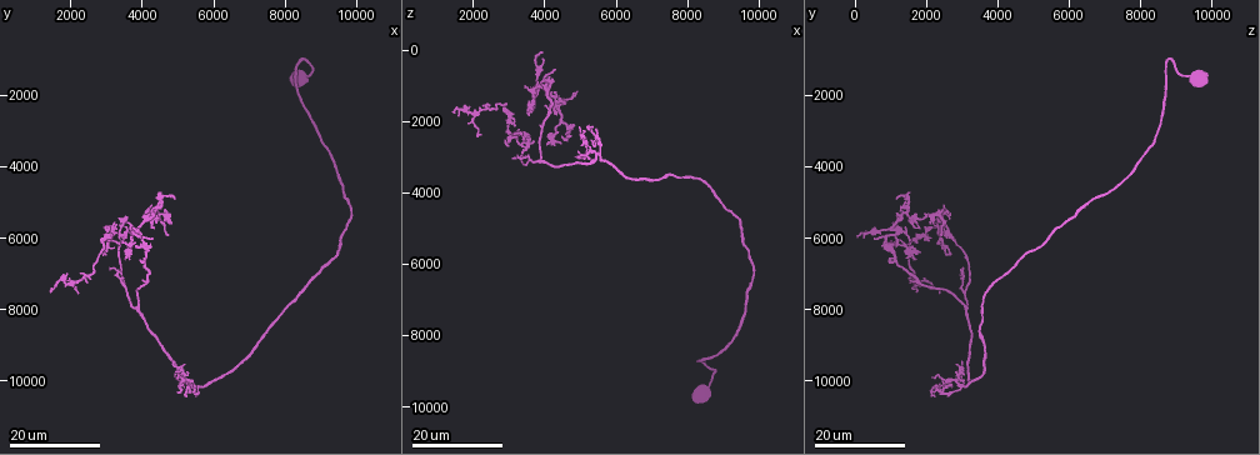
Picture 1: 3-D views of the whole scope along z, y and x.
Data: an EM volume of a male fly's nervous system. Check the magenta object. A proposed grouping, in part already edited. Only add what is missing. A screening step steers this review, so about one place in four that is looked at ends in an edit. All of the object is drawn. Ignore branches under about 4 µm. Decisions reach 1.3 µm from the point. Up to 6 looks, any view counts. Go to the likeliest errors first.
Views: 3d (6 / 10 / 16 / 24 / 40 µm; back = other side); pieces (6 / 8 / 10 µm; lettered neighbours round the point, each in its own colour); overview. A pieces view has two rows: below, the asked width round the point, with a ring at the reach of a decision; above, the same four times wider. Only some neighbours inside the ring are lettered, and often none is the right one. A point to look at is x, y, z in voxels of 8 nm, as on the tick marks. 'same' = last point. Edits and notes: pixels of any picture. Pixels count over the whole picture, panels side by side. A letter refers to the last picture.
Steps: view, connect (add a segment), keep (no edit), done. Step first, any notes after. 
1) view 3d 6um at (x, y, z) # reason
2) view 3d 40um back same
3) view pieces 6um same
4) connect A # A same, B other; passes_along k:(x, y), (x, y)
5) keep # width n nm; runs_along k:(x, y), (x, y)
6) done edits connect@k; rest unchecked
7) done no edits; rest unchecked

view 3d 24um at (4300, 6000, 500) # free end

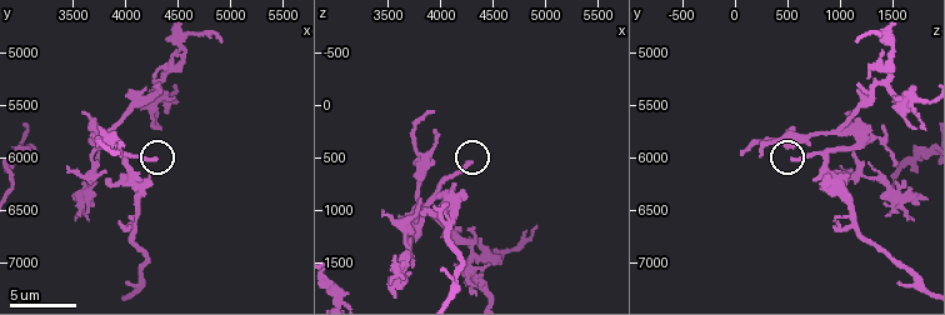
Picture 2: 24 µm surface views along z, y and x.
view pieces 8um at (4280, 6020, 560) # see the neighbours

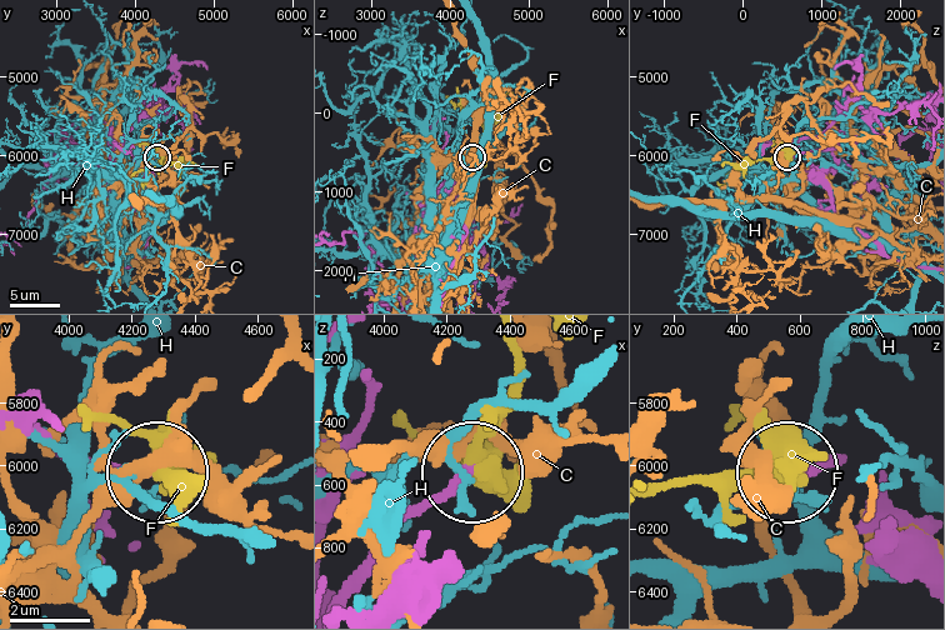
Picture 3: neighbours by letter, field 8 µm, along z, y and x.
connect F # C other, F same, H other; the neuron continues

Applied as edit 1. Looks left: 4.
view pieces 10um at (3460, 6100, 1020)

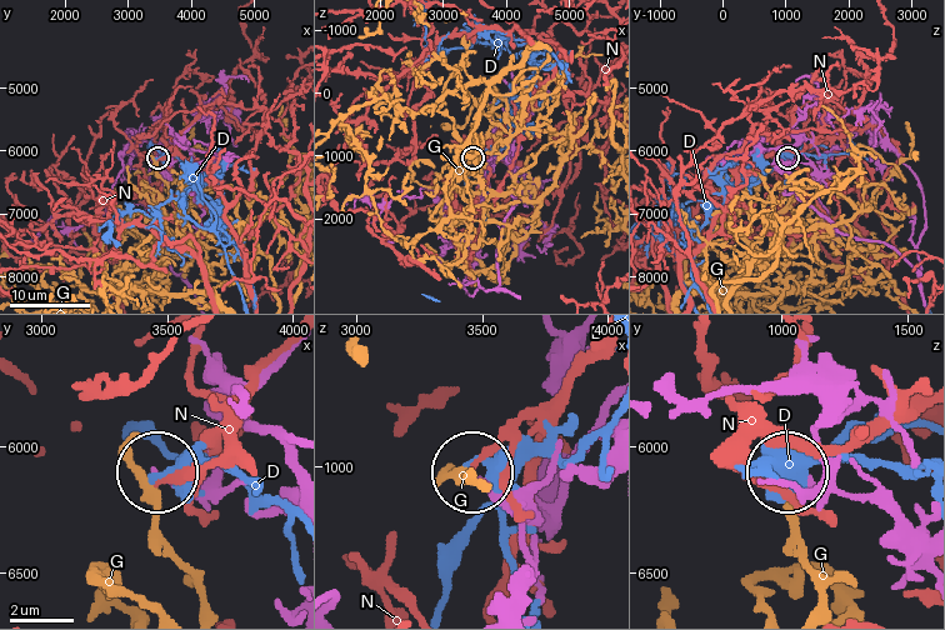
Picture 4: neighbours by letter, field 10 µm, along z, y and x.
keep # D other, G other, N other; none of them fits

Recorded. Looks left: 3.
view 3d 24um at (5400, 10000, 2700) # an open end

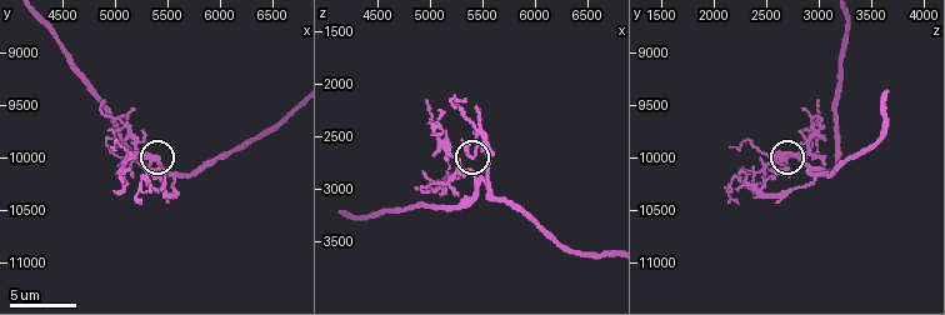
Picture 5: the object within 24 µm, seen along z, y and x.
view pieces 10um at (5380, 10120, 2720)

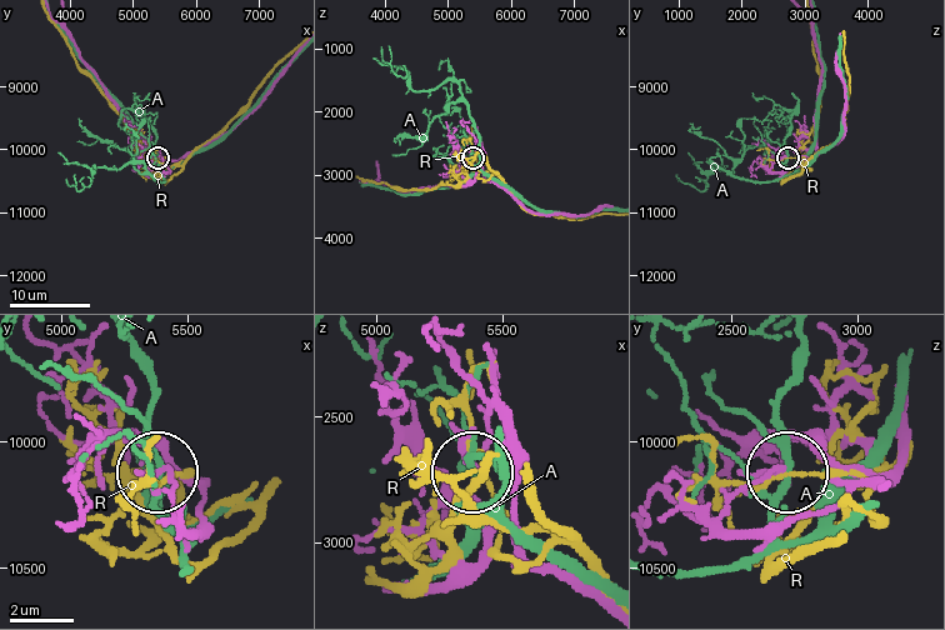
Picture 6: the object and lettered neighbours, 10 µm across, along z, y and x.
keep # A other, R other; none of them fits

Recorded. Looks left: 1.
done edits connect@3; rest unchecked

